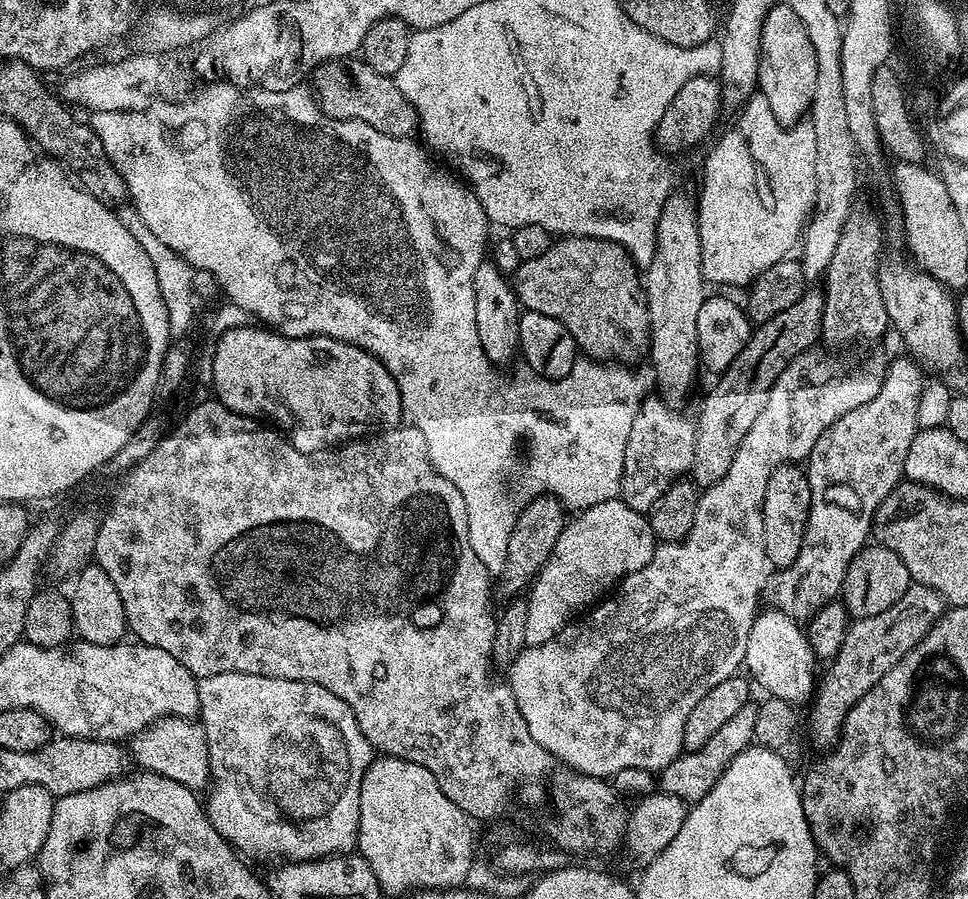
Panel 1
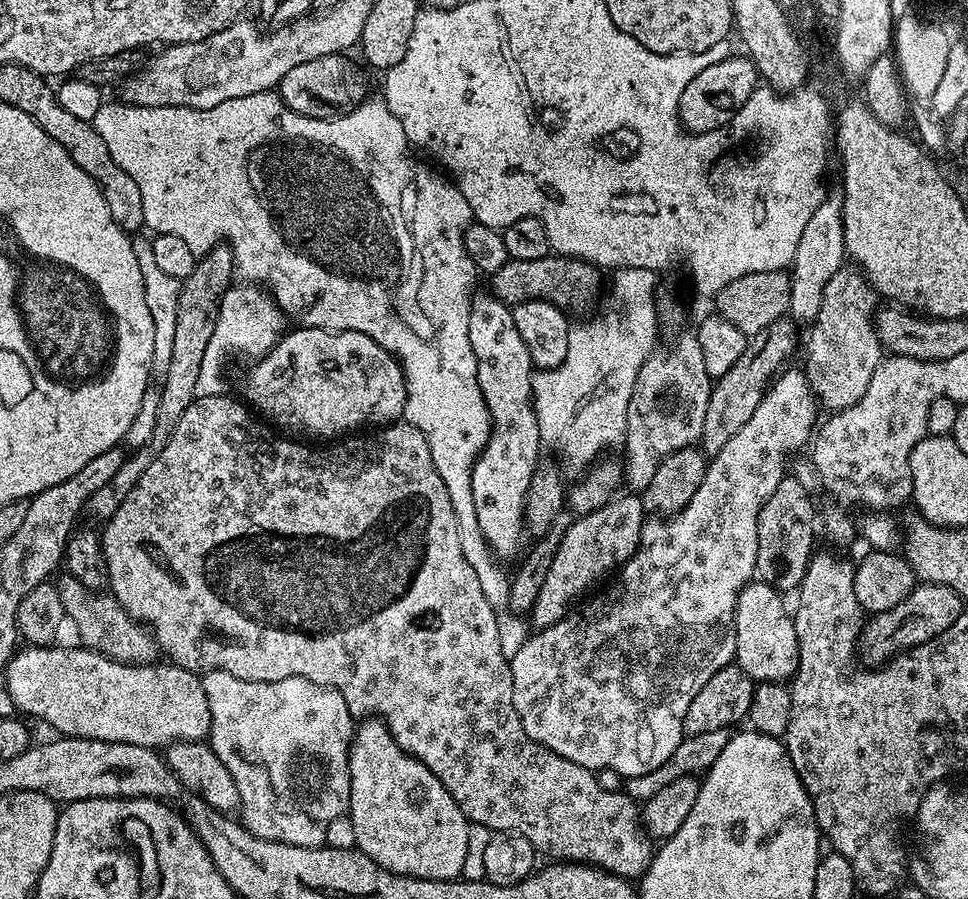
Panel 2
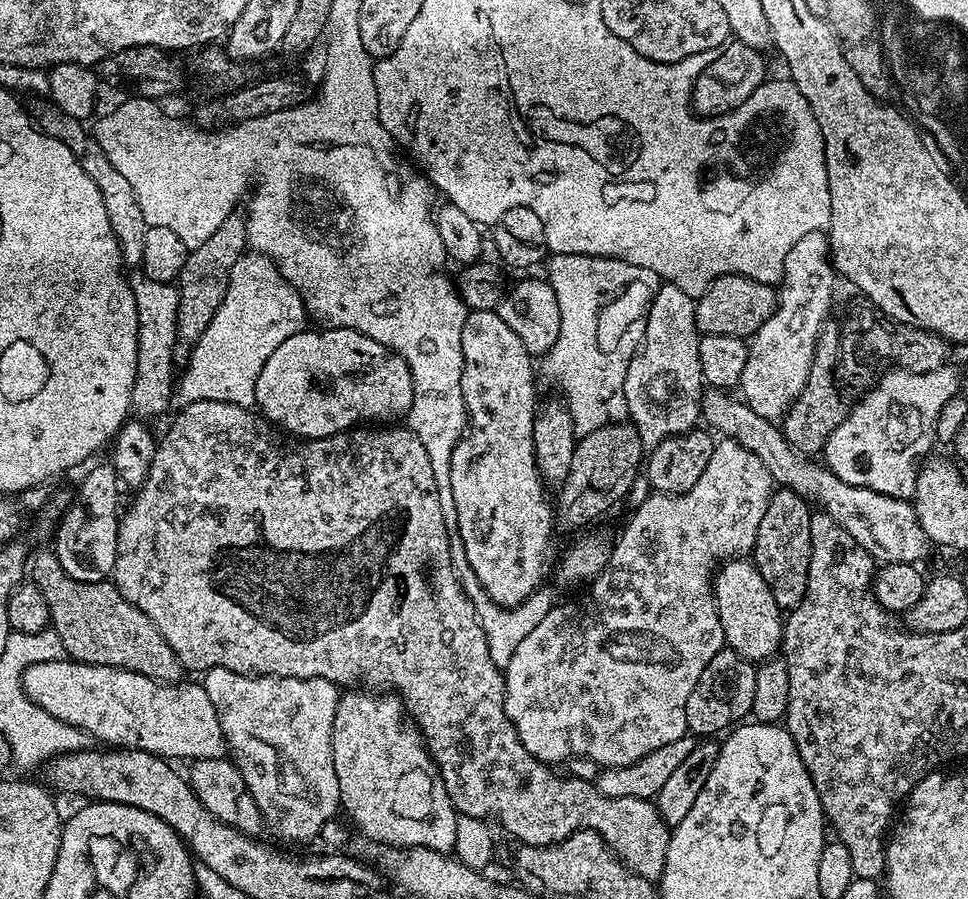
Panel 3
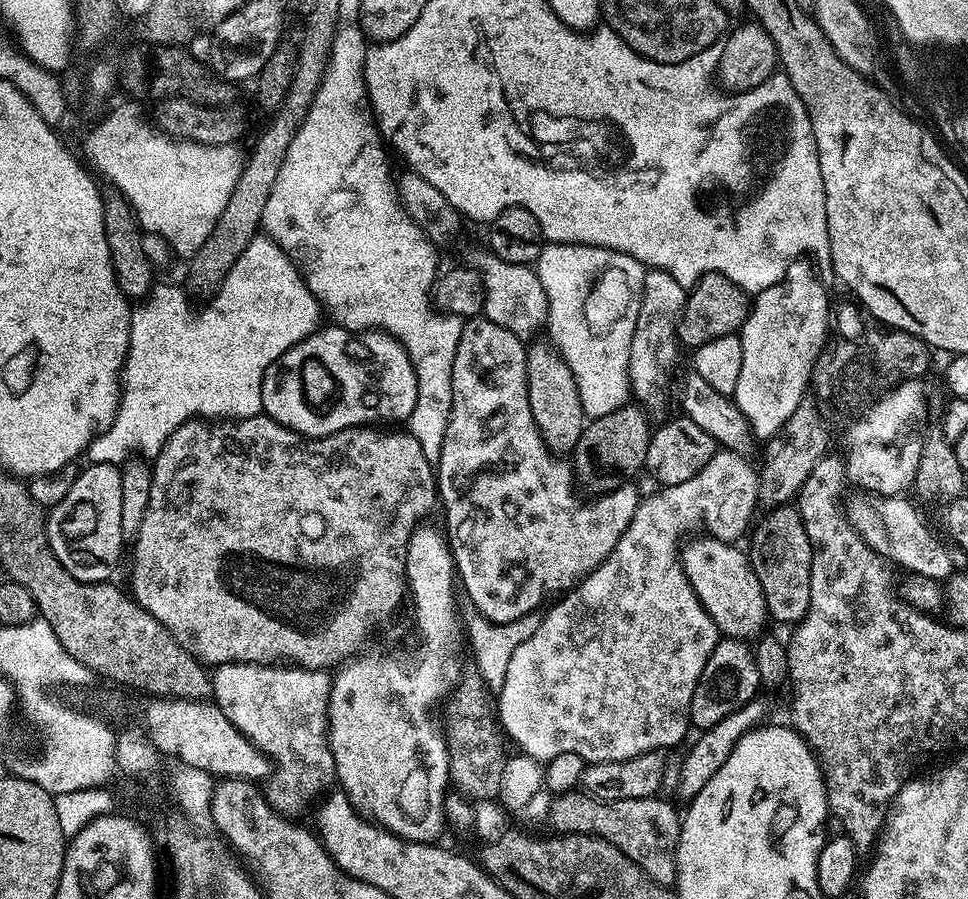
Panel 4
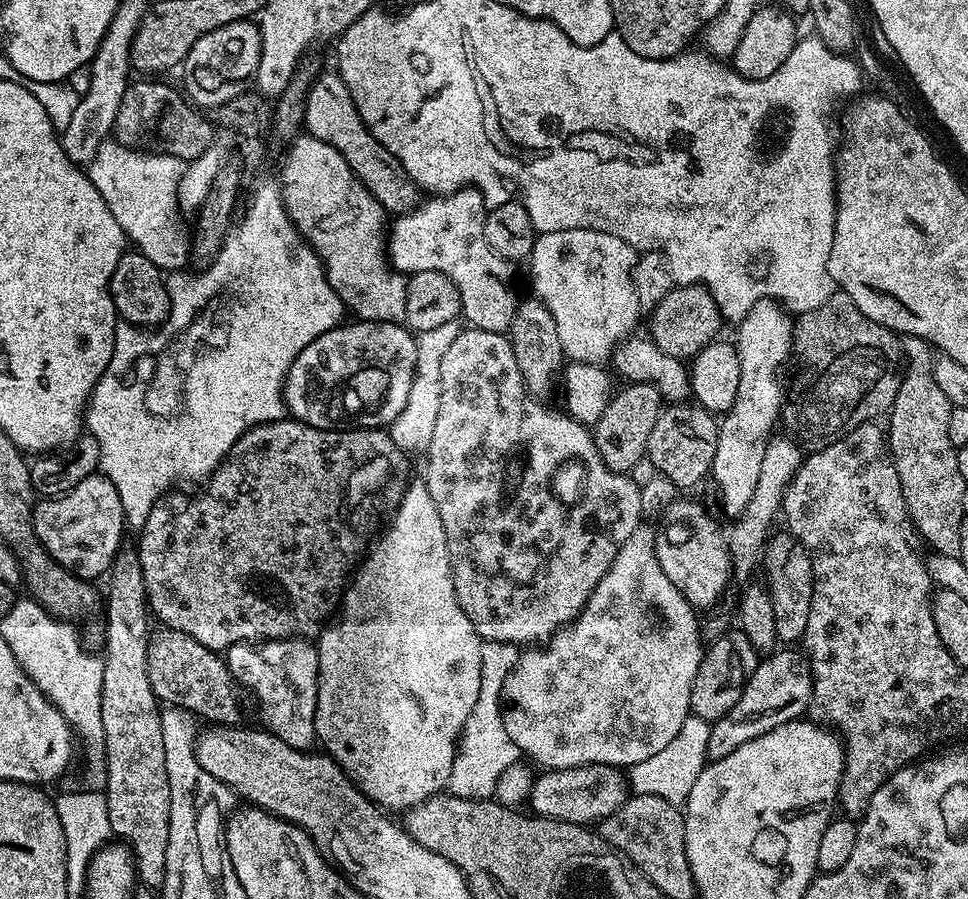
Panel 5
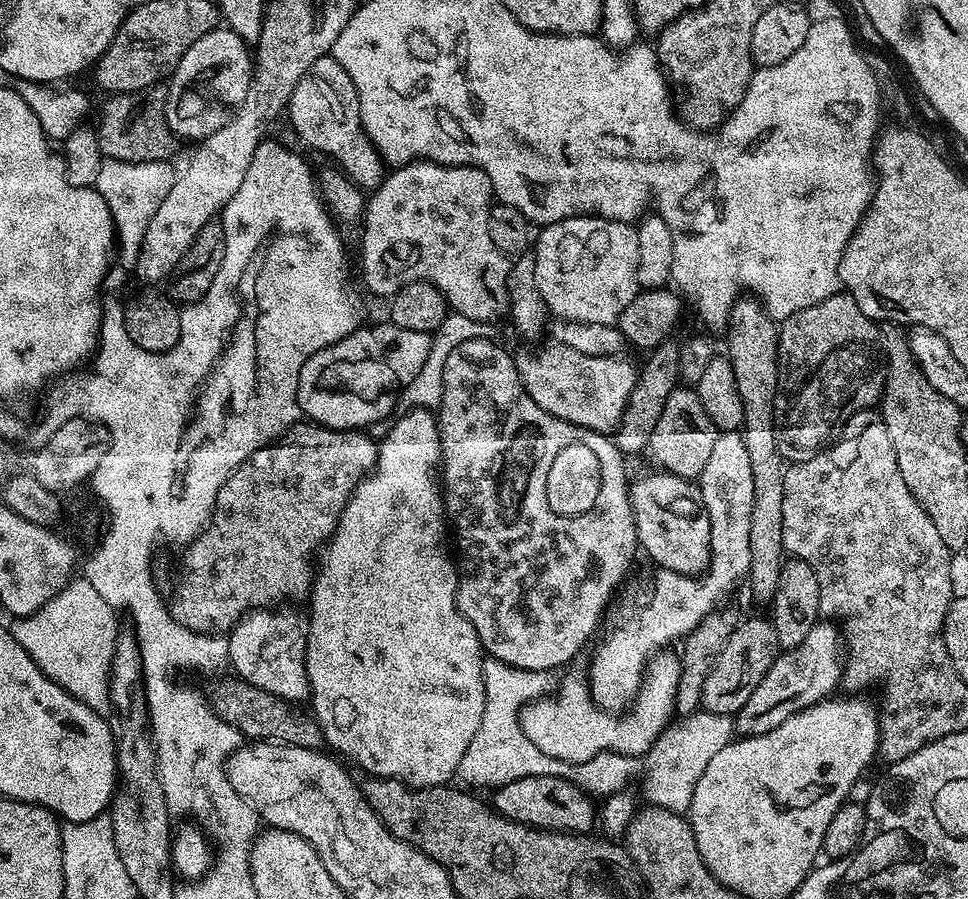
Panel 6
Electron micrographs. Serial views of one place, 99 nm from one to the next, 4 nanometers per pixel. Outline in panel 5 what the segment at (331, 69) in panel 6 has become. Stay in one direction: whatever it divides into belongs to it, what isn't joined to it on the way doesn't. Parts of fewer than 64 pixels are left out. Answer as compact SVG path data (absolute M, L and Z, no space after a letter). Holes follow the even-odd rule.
M321 71L312 81L305 100L303 127L307 135L334 146L334 150L338 150L338 154L346 158L350 170L354 170L354 174L364 183L366 190L374 194L385 213L403 214L412 211L421 203L420 185L412 181L402 162L398 162L398 158L394 158L394 154L390 154L390 150L386 150L386 146L382 146L382 142L378 142L378 138L374 138L374 134L368 131L368 125L360 116L358 106L339 71Z

